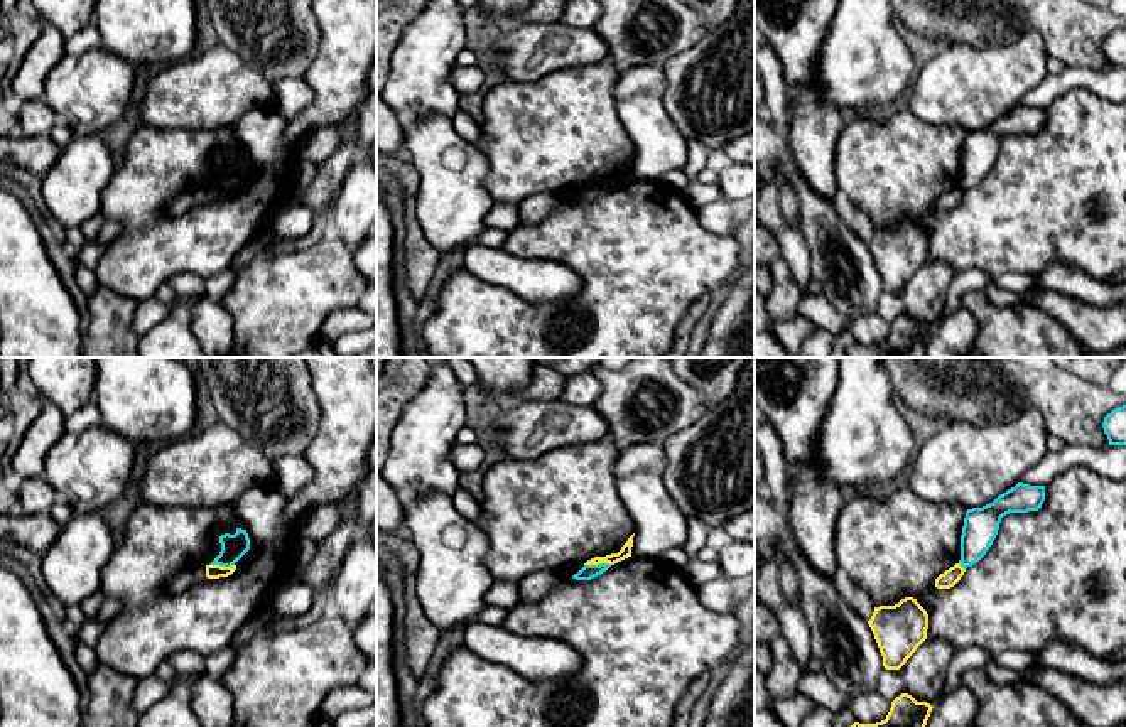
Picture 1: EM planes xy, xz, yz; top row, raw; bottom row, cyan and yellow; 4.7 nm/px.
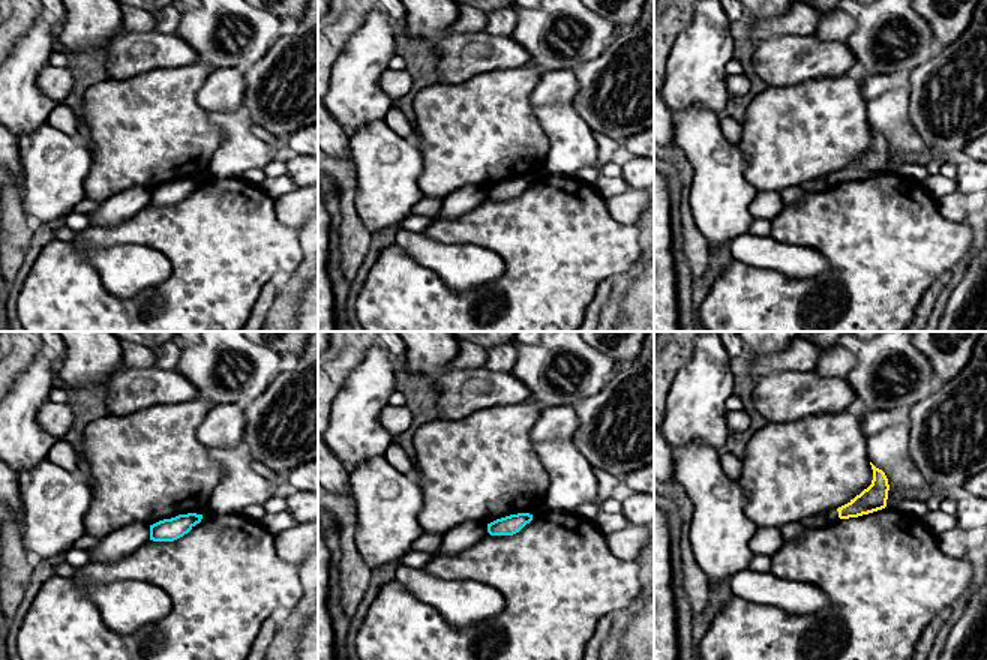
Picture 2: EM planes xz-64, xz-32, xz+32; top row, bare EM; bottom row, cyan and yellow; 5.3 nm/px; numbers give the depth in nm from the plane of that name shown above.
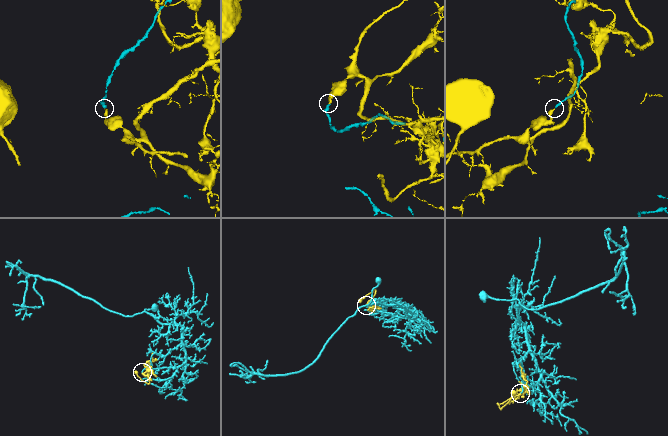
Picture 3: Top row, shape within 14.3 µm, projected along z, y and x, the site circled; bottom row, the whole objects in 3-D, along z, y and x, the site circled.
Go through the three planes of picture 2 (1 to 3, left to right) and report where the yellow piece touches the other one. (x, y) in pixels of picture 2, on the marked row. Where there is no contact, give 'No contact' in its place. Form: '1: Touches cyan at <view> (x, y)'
1: No contact
2: No contact
3: No contact

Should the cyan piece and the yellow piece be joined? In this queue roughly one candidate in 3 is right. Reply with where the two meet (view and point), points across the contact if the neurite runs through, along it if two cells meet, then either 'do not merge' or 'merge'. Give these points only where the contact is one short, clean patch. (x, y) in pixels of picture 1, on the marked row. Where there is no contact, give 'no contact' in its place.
meets cyan in xz at (596, 565); border along xz (610, 564), (584, 565); do not merge

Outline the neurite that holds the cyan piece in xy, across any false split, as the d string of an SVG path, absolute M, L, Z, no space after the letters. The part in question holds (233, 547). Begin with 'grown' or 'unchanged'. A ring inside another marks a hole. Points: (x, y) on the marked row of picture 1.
unchanged; M236 528L235 535L221 535L219 543L221 552L209 565L231 567L250 550L248 533L241 528Z

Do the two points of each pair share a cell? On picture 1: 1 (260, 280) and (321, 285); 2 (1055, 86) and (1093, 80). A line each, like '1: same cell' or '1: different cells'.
1: same cell
2: same cell

